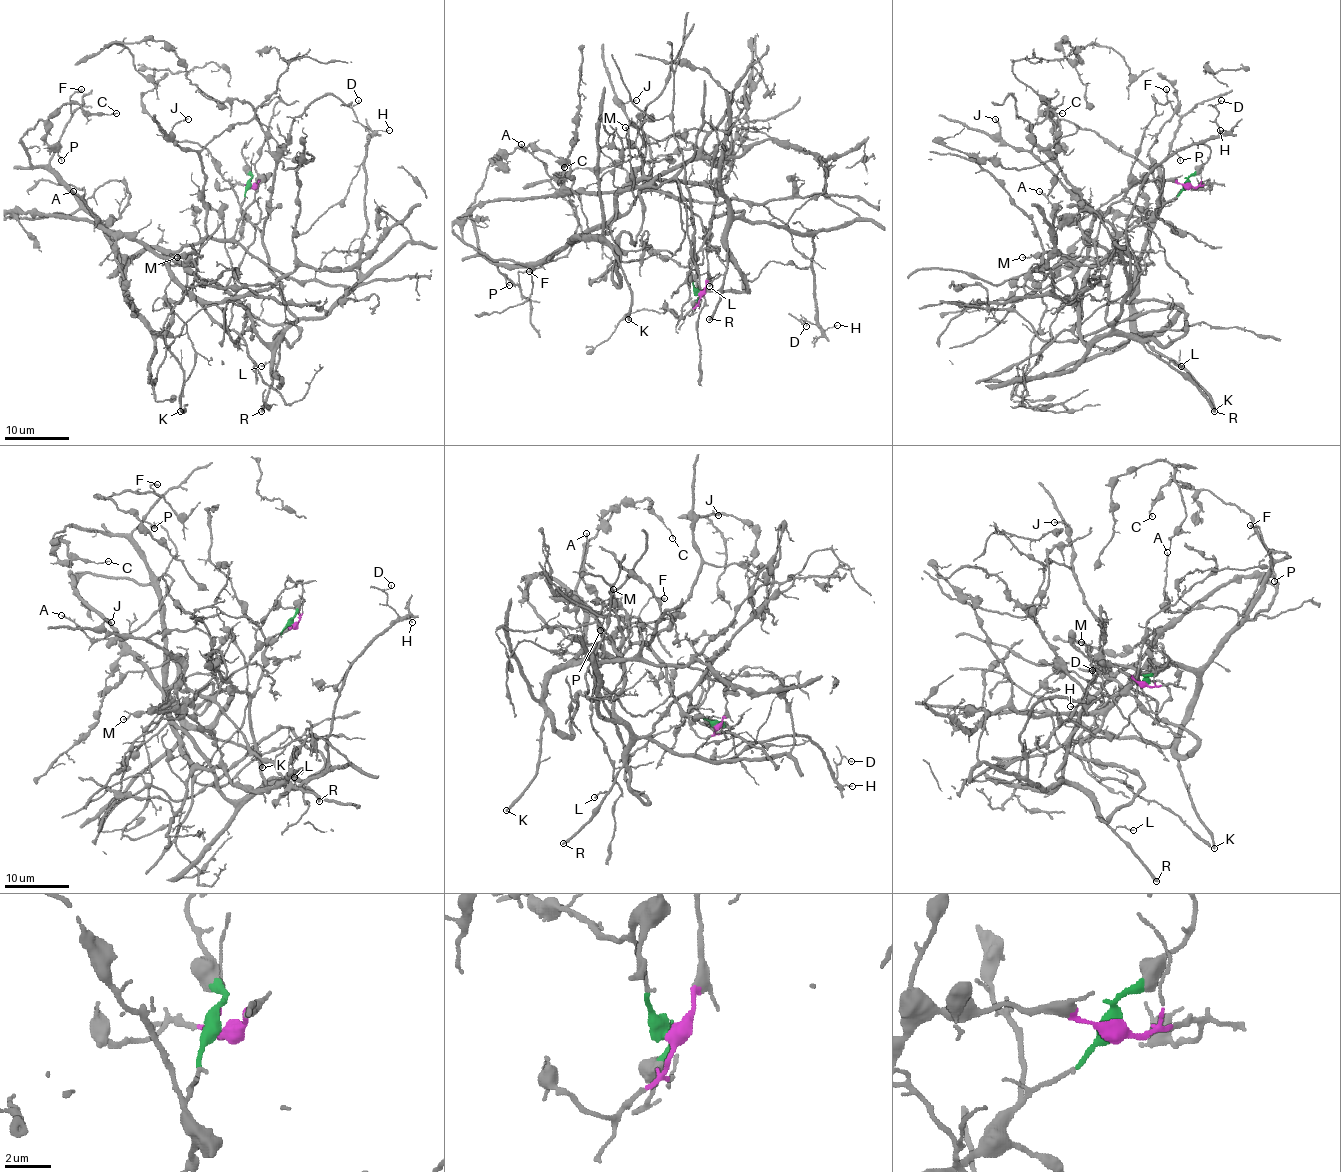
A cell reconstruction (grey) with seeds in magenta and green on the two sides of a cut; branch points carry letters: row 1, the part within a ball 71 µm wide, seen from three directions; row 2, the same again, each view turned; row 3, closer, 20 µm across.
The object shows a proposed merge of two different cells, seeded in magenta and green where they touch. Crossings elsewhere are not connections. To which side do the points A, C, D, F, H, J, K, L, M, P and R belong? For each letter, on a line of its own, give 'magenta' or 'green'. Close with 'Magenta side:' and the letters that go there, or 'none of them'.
A: magenta
C: magenta
D: green
F: magenta
H: green
J: magenta
K: magenta
L: green
M: magenta
P: magenta
R: green
Magenta side: A, C, F, J, K, M, P

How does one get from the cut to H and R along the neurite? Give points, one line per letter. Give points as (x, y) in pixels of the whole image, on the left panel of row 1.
H: (250, 186), (242, 212), (261, 232), (284, 306), (297, 322), (319, 319), (358, 280), (365, 151), (389, 130)
R: (250, 186), (242, 212), (261, 232), (269, 271), (295, 319), (279, 337), (276, 373), (261, 411)

